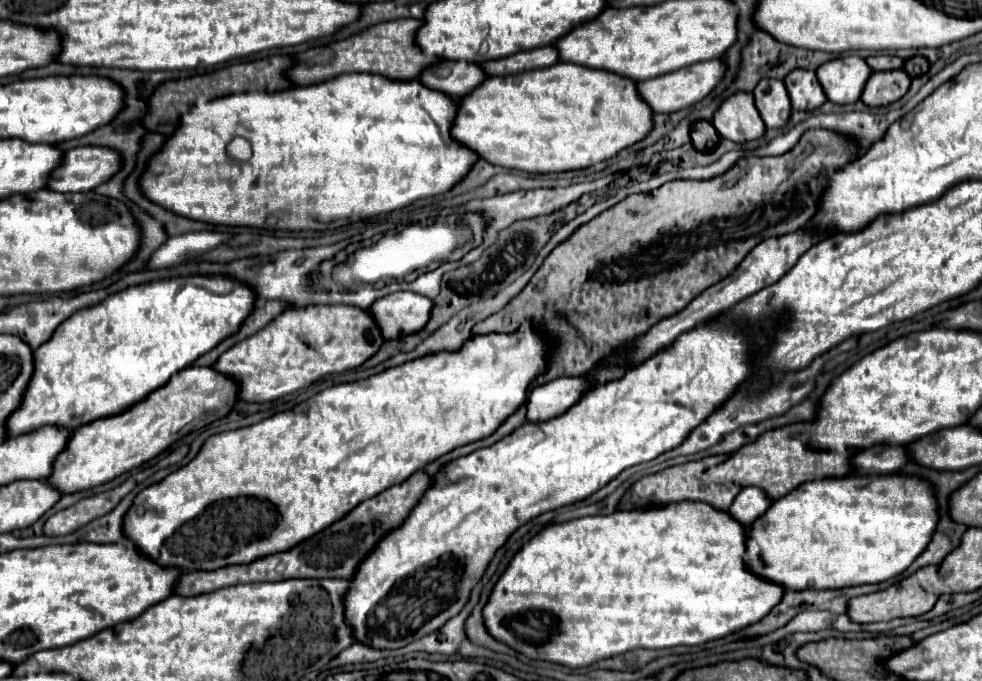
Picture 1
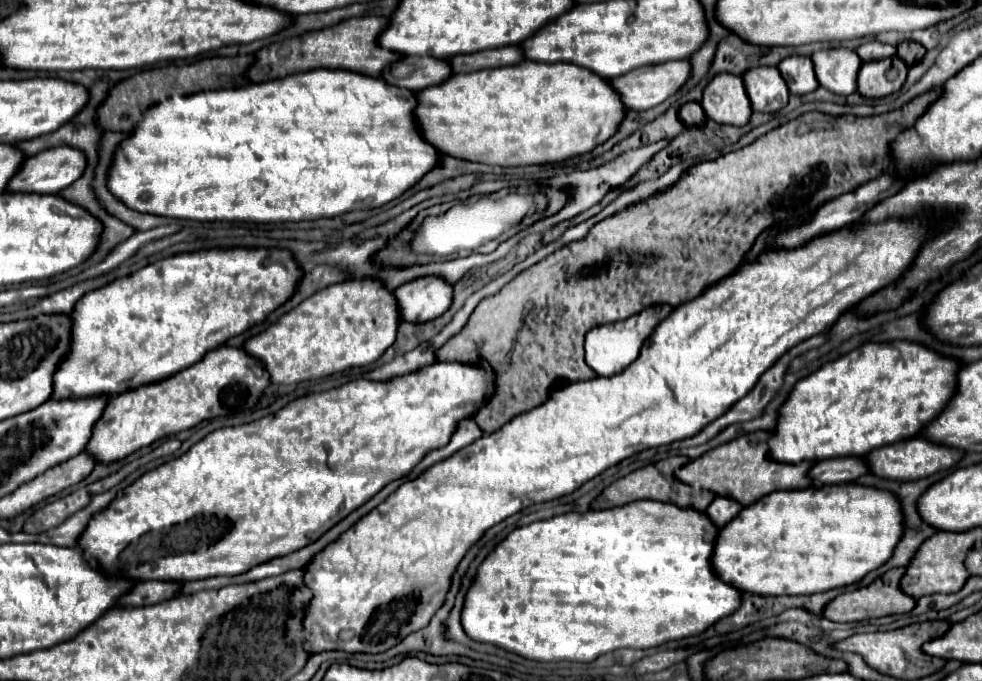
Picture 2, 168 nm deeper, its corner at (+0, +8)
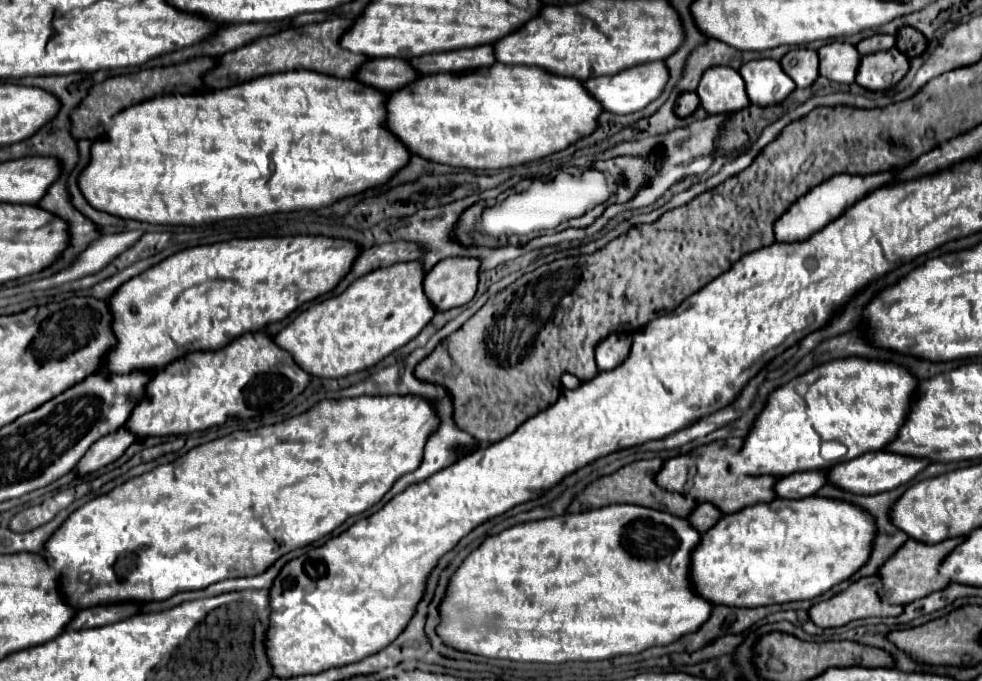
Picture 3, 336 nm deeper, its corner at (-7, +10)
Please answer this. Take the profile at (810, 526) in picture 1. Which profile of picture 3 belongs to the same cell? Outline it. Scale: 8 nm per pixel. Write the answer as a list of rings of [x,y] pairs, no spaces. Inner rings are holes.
[[[817,495],[799,501],[773,499],[769,503],[757,503],[737,513],[725,515],[723,521],[711,527],[693,551],[691,581],[695,591],[715,605],[723,603],[733,607],[759,607],[813,599],[829,591],[831,587],[847,581],[869,561],[875,545],[875,535],[875,517],[869,515],[869,511],[865,511],[863,507],[849,501]]]

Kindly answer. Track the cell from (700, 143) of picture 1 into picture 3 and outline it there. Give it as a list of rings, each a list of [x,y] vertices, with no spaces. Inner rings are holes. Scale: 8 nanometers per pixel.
[[[683,93],[675,103],[677,117],[689,117],[699,107],[699,95],[697,93]]]

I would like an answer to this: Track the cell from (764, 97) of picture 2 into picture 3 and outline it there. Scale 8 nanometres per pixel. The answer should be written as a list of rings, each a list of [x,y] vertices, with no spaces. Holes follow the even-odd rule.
[[[775,59],[749,61],[739,69],[739,73],[745,79],[749,101],[759,107],[777,105],[795,89],[791,77],[783,73],[779,61]]]

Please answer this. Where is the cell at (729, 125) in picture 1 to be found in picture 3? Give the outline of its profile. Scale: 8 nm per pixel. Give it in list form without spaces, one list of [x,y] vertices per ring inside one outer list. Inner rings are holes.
[[[711,67],[703,73],[697,87],[701,107],[709,115],[725,115],[741,111],[749,105],[743,77],[731,67]]]

